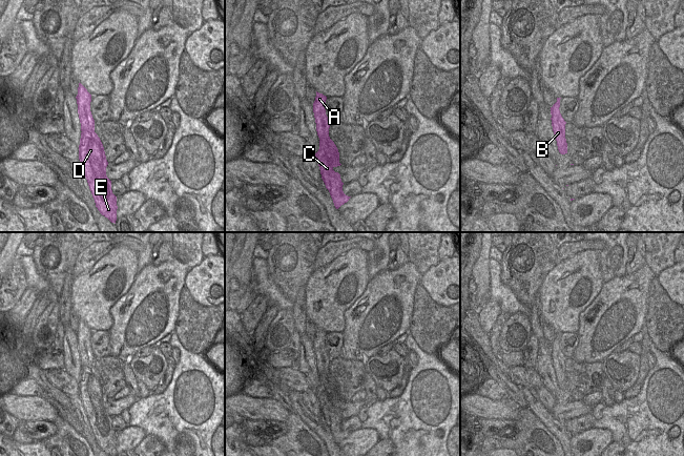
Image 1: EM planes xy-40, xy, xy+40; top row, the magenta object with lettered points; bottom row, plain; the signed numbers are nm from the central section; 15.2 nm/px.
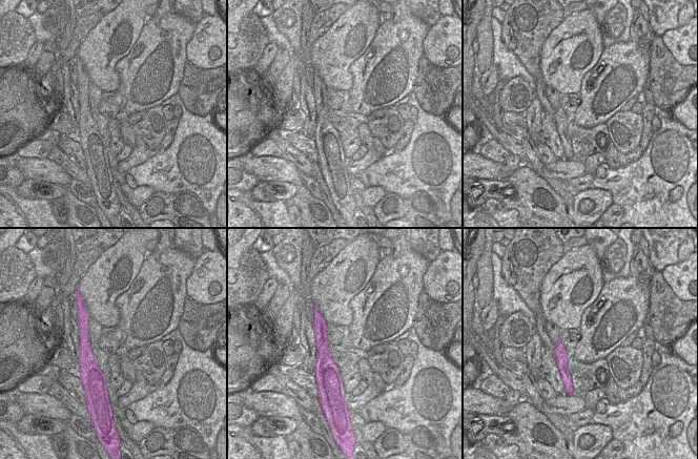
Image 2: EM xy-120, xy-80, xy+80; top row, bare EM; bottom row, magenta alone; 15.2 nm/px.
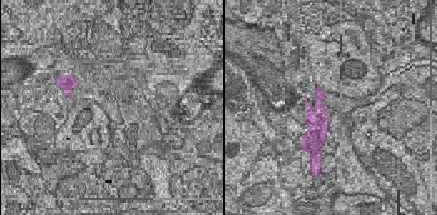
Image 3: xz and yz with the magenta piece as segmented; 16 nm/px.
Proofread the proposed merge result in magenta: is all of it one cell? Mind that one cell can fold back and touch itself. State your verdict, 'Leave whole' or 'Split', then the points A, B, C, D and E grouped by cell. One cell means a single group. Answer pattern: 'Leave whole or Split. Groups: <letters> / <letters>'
Split. Groups: A B / C D E

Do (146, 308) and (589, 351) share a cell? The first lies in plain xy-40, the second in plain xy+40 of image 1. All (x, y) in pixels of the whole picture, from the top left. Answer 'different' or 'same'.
same

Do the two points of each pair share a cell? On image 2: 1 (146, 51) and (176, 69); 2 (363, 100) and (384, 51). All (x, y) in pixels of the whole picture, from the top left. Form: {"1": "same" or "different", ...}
{"1": "same", "2": "same"}

